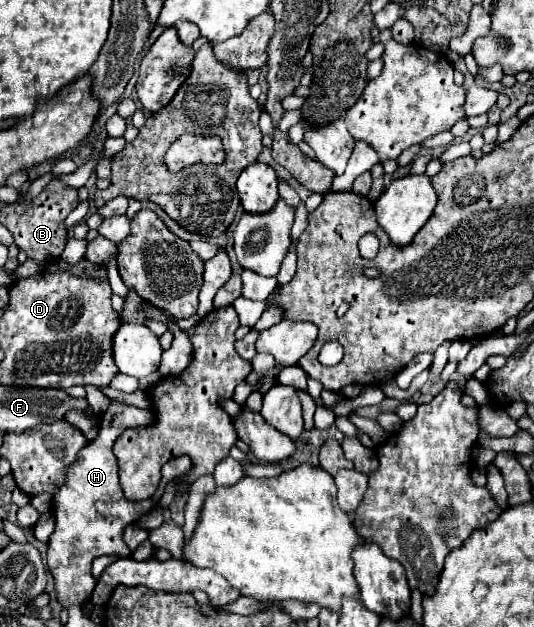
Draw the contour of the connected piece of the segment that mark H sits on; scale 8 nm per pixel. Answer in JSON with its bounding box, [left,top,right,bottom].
[47,399,193,609]

